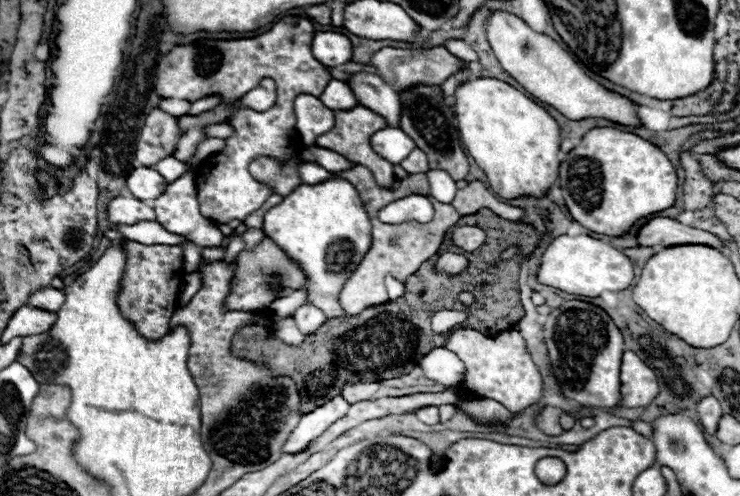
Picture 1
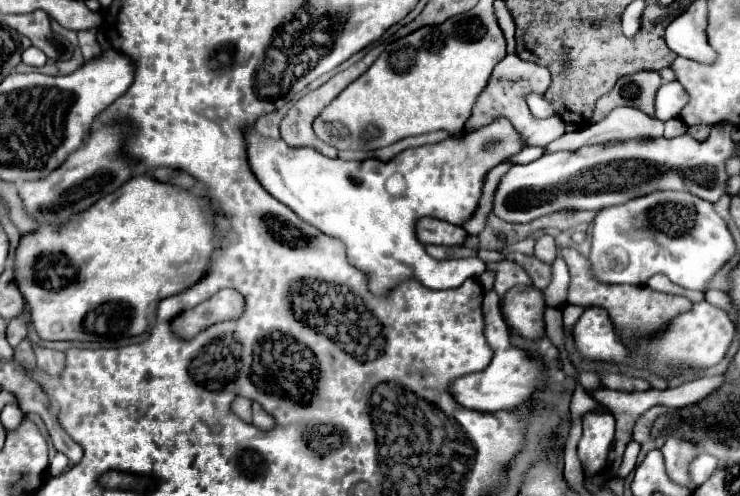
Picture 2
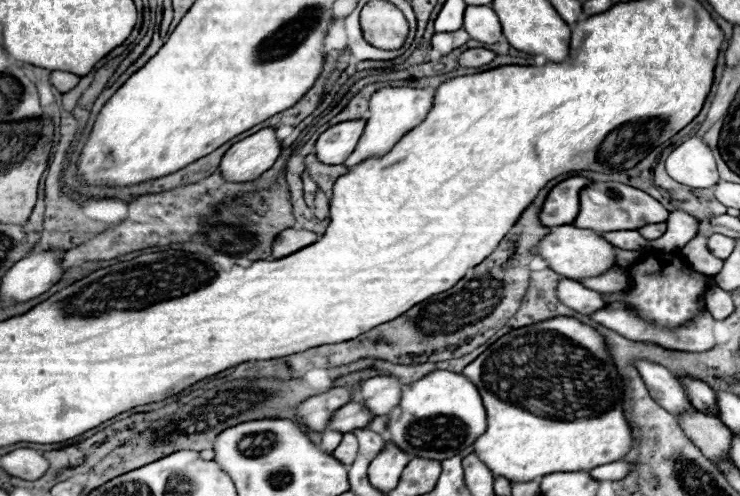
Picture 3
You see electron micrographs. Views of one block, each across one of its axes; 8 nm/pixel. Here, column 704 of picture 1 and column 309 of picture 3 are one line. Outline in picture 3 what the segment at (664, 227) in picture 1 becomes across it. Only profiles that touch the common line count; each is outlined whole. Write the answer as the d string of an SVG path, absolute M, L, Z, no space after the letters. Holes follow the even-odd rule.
M288 228L288 230L280 232L278 238L274 240L274 244L272 244L272 258L274 260L284 258L284 256L288 256L292 252L298 252L300 248L306 248L308 244L314 244L316 240L318 240L318 234L314 234L314 232Z

